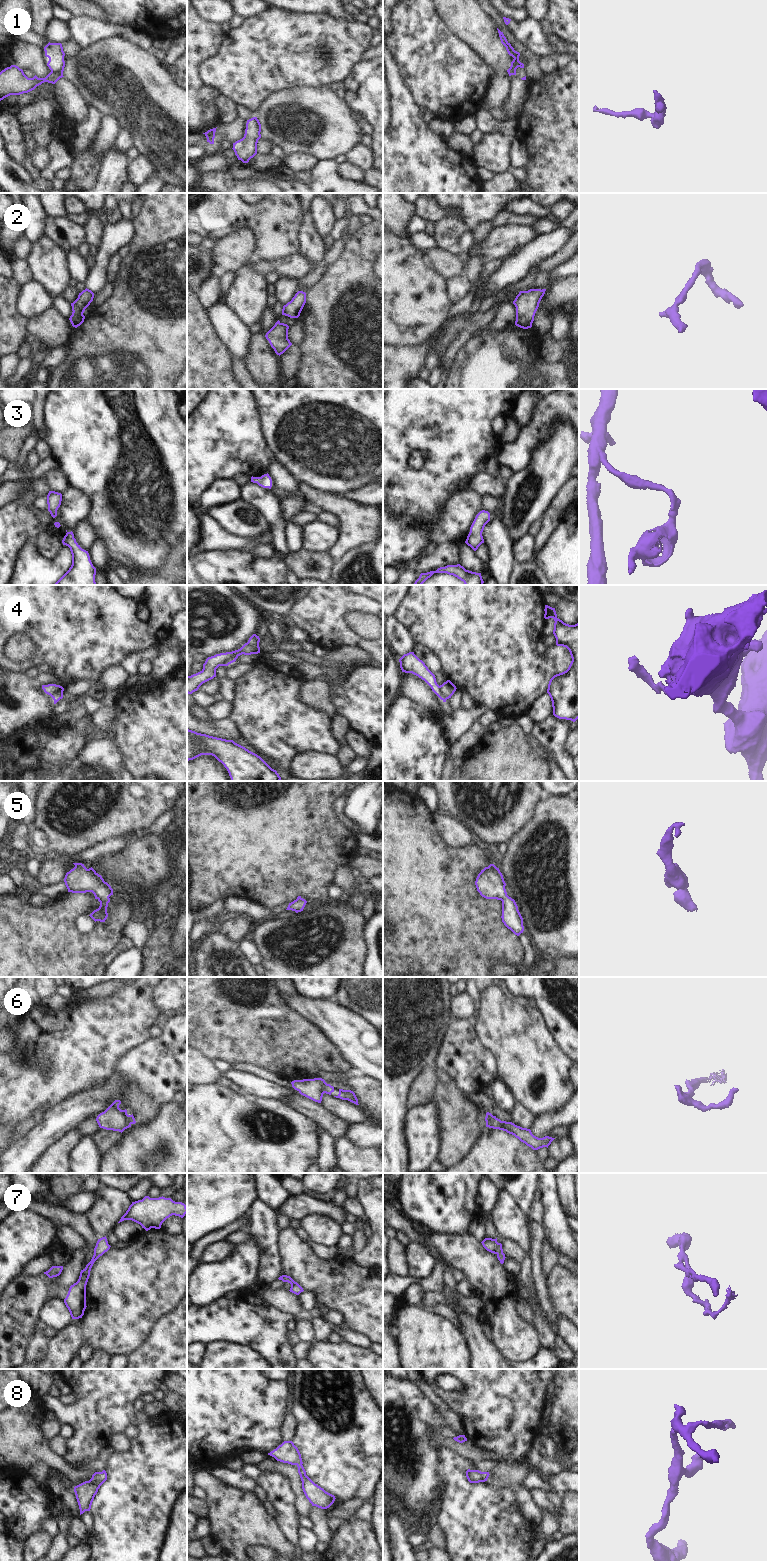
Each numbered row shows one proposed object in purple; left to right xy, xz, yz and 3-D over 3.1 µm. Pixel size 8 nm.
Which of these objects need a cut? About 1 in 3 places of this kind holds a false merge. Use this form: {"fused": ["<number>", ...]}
{"fused": ["1", "4", "6"]}

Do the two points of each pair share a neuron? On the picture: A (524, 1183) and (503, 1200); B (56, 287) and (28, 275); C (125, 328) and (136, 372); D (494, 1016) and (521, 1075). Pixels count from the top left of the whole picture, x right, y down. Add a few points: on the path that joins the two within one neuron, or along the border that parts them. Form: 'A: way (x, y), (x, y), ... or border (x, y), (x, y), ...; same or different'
A: border (504, 1188), (523, 1214); different
B: border (26, 258), (34, 279); different
C: way (129, 339), (129, 361); same
D: way (509, 1031), (521, 1043), (521, 1060); same

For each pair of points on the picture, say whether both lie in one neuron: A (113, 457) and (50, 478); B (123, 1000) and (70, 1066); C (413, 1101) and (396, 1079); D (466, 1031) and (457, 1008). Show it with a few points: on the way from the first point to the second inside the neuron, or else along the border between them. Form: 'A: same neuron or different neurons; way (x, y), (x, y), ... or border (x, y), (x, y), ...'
A: different neurons; border (58, 467), (70, 486)
B: same neuron; way (120, 1016), (86, 1050)
C: different neurons; border (420, 1073), (412, 1083), (408, 1093), (409, 1108)
D: different neurons; border (452, 1016), (457, 1019), (467, 1020)

